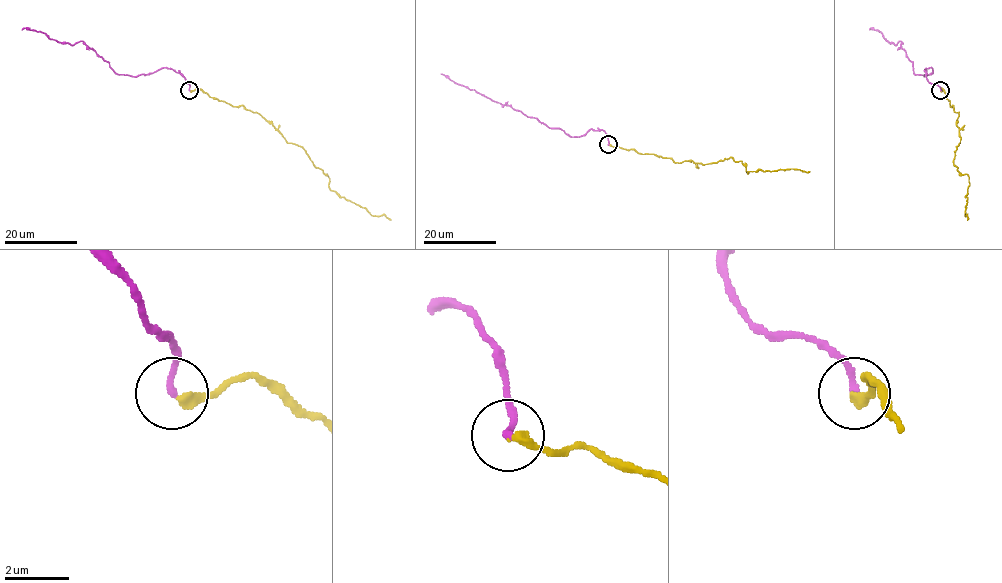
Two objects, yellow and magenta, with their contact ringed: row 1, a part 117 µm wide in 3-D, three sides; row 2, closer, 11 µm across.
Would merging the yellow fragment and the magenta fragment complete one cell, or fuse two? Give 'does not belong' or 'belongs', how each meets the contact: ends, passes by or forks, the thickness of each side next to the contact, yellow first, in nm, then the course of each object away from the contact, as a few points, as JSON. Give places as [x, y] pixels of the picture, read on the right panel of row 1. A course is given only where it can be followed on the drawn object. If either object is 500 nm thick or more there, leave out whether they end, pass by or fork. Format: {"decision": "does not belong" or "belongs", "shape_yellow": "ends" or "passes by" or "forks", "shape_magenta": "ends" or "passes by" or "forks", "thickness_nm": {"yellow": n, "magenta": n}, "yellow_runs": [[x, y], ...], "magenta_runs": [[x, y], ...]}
{"decision": "belongs", "shape_yellow": "ends", "shape_magenta": "ends", "thickness_nm": {"yellow": 280, "magenta": 200}, "yellow_runs": [[941, 90], [959, 113], [957, 124], [960, 142], [953, 163], [969, 176], [967, 220]], "magenta_runs": [[940, 90], [926, 78], [932, 69], [914, 73], [900, 41], [869, 29]]}

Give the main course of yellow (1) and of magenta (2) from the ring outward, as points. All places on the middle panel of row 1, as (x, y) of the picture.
1: (608, 145), (679, 163), (691, 161), (706, 164), (732, 157), (742, 162), (747, 173), (760, 170), (809, 171)
2: (608, 144), (603, 130), (569, 136), (440, 73)

